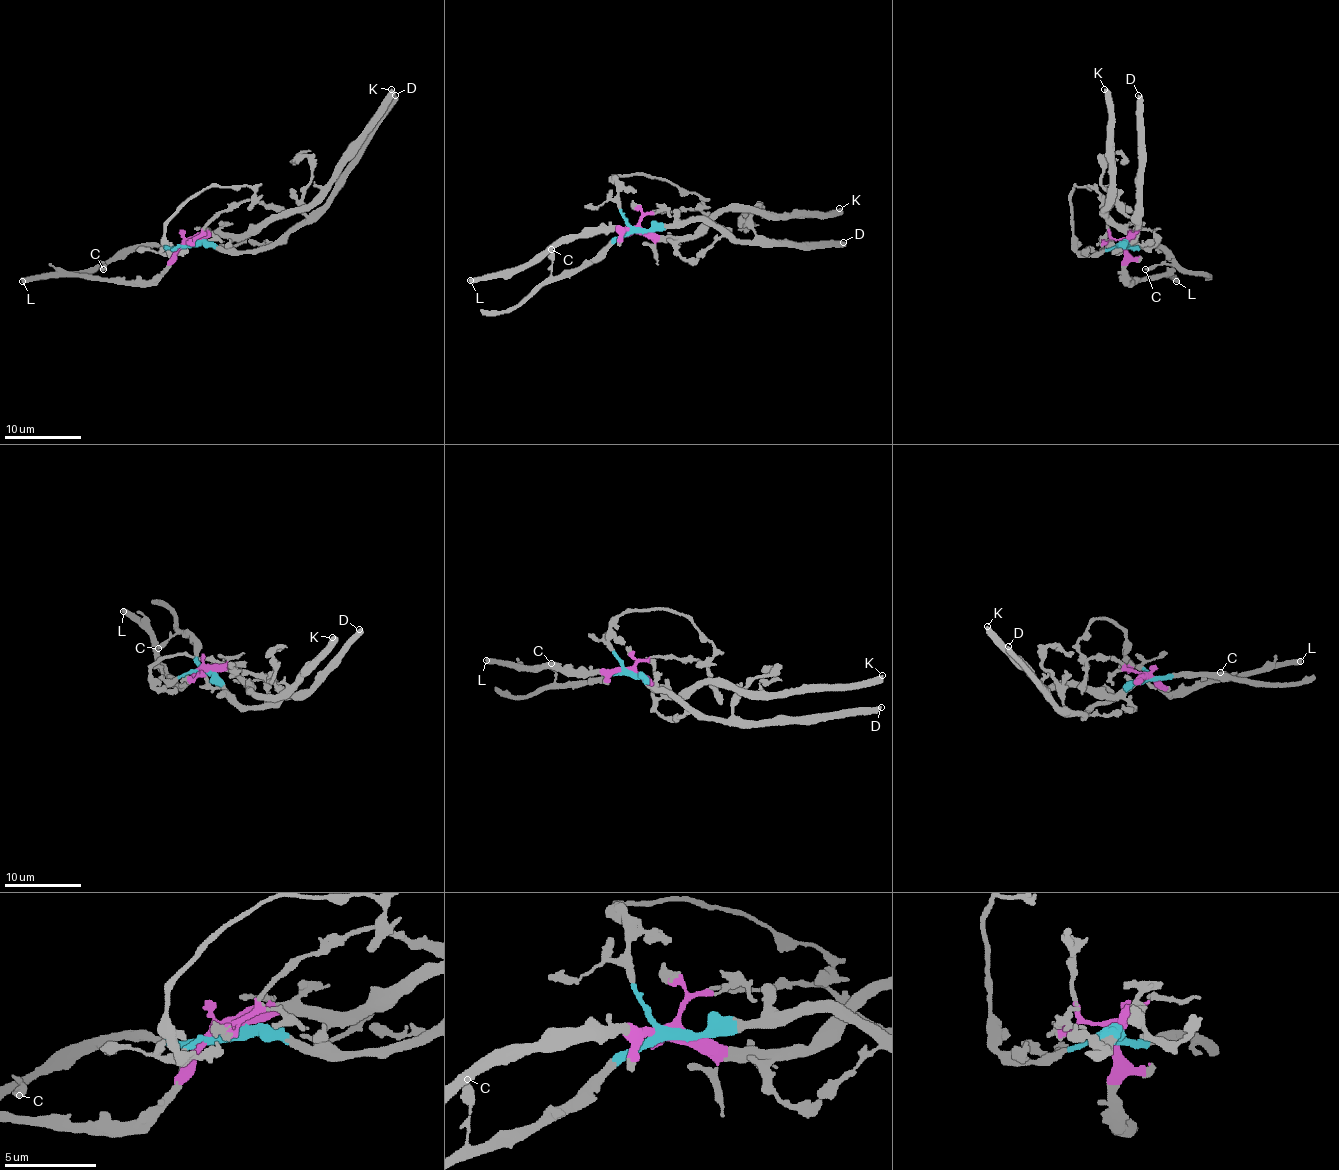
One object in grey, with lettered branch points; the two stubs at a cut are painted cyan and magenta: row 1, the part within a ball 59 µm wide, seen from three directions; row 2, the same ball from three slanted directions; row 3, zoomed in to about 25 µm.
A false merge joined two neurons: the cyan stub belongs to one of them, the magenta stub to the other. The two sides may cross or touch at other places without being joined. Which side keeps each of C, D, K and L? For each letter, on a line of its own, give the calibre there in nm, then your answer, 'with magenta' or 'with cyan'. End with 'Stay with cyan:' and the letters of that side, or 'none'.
C: 360 nm thick; with cyan
D: 440 nm thick; with cyan
K: 480 nm thick; with magenta
L: 480 nm thick; with magenta
Stay with cyan: C, D

